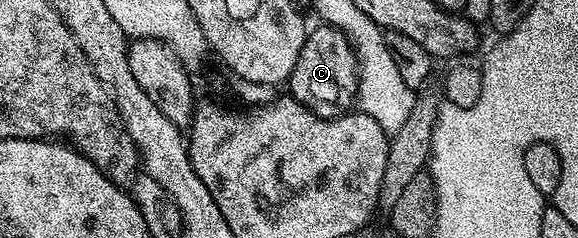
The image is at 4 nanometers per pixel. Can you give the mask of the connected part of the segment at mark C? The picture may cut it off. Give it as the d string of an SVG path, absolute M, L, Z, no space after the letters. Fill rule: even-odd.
M316 24L307 31L298 64L294 64L286 89L314 116L339 118L353 105L356 90L360 87L360 71L356 64L356 52L341 30L327 24Z

